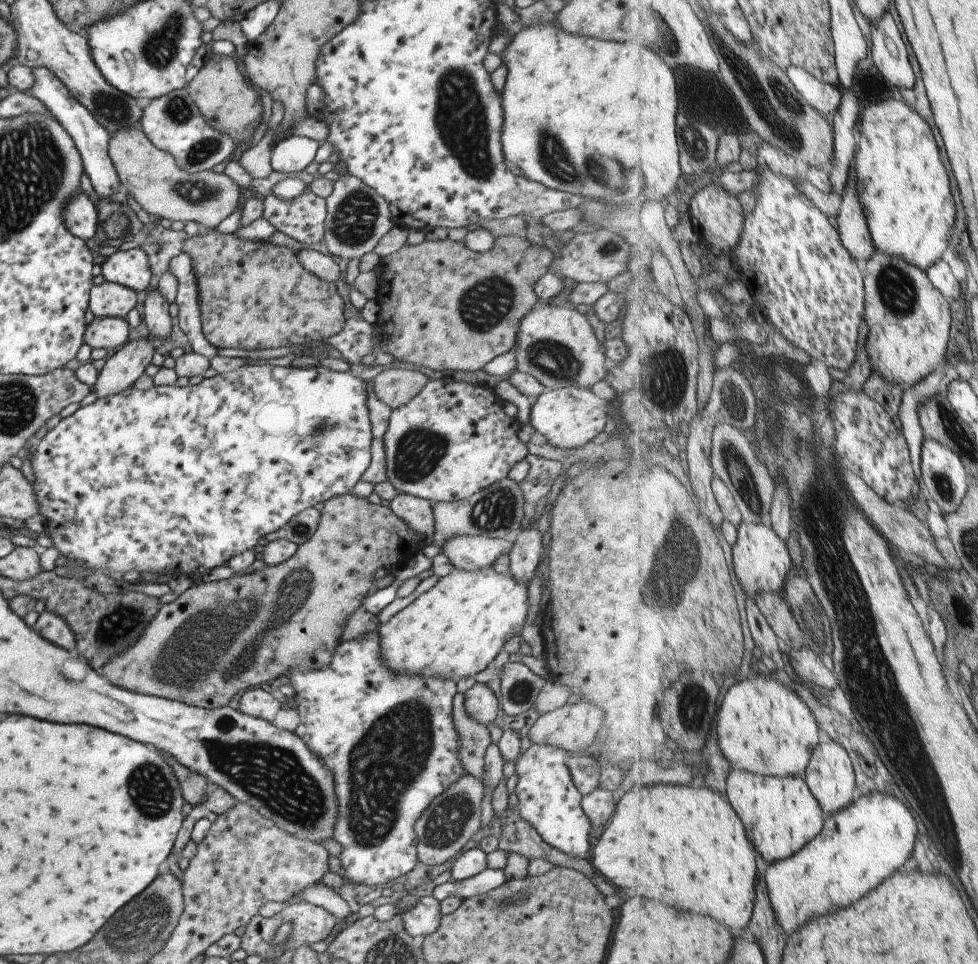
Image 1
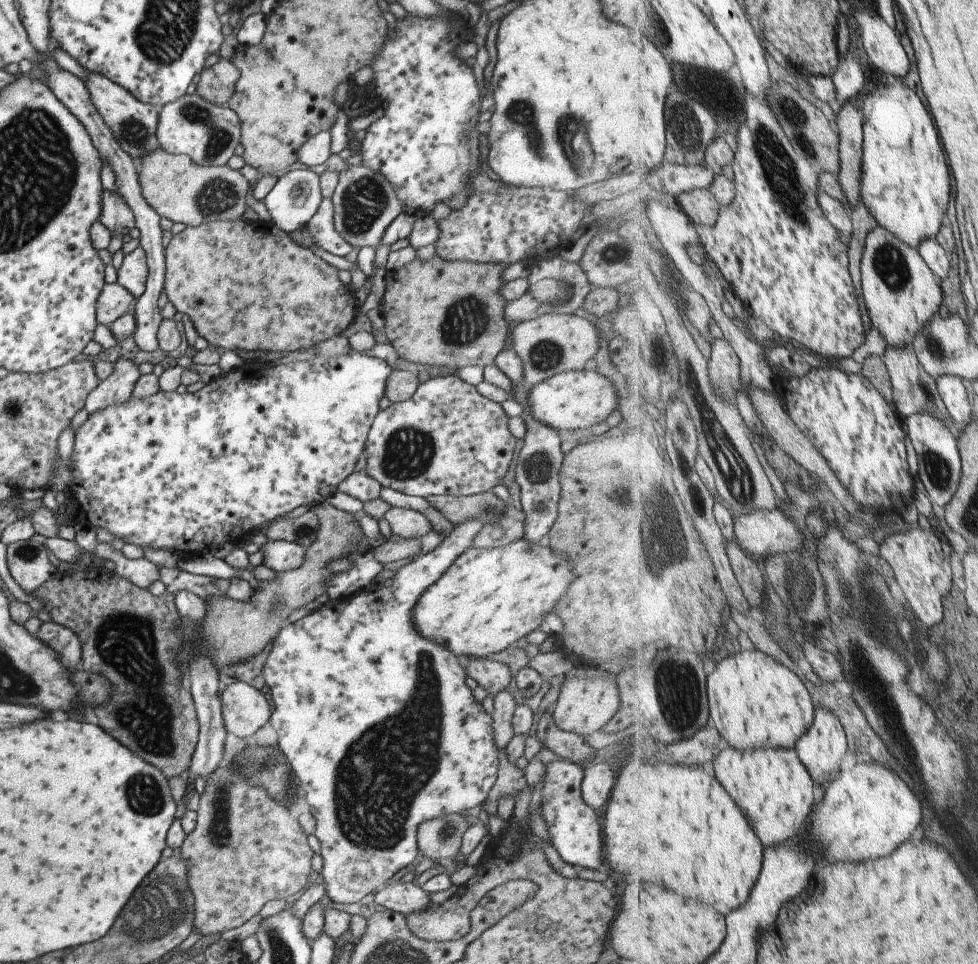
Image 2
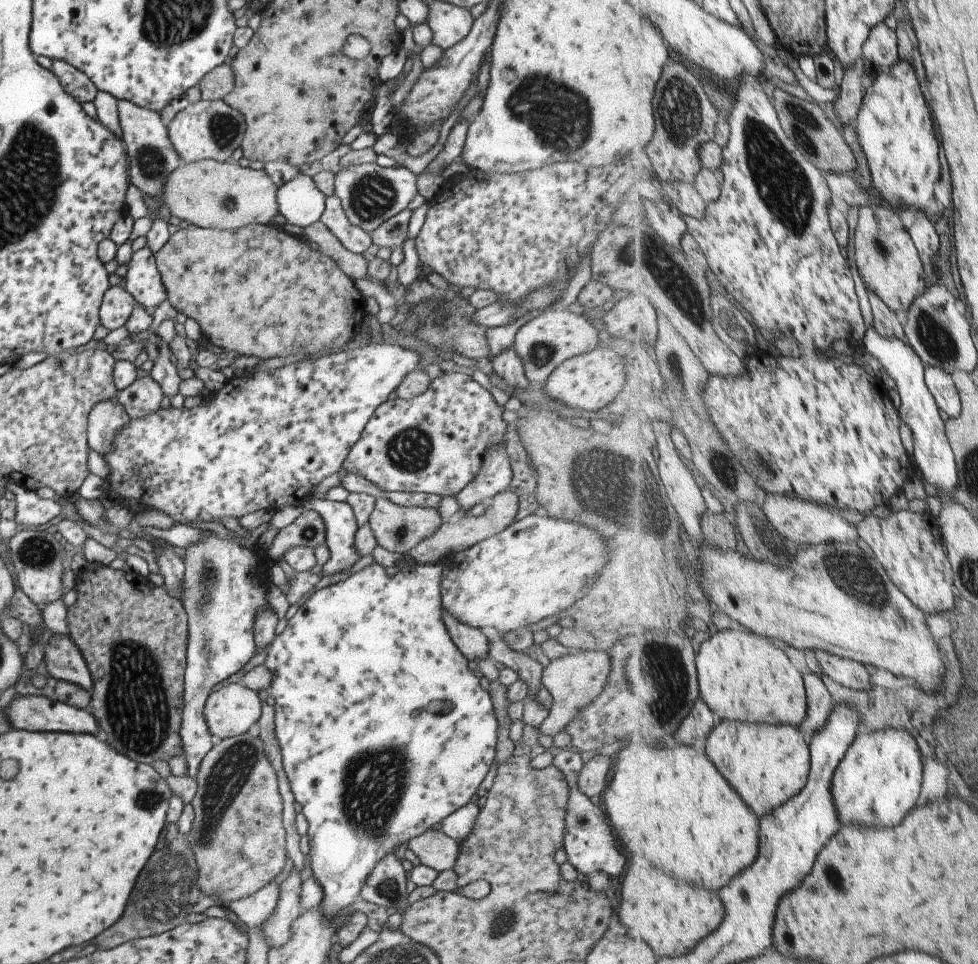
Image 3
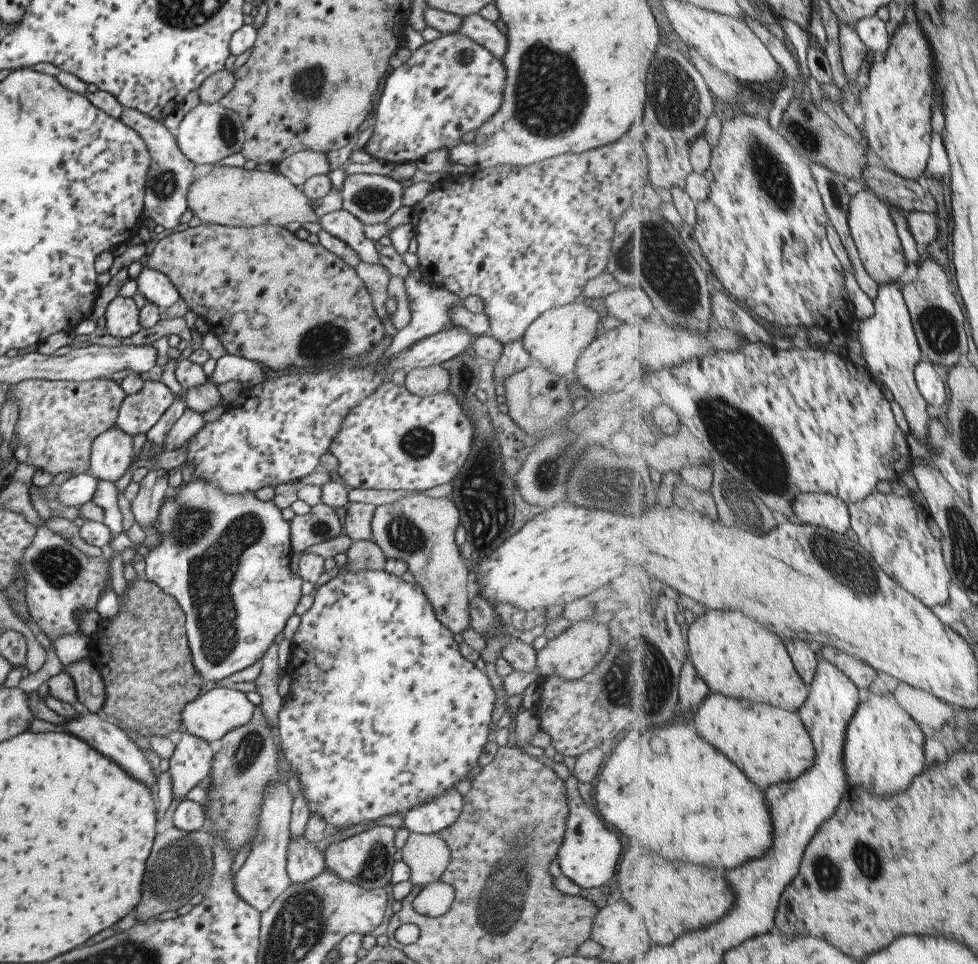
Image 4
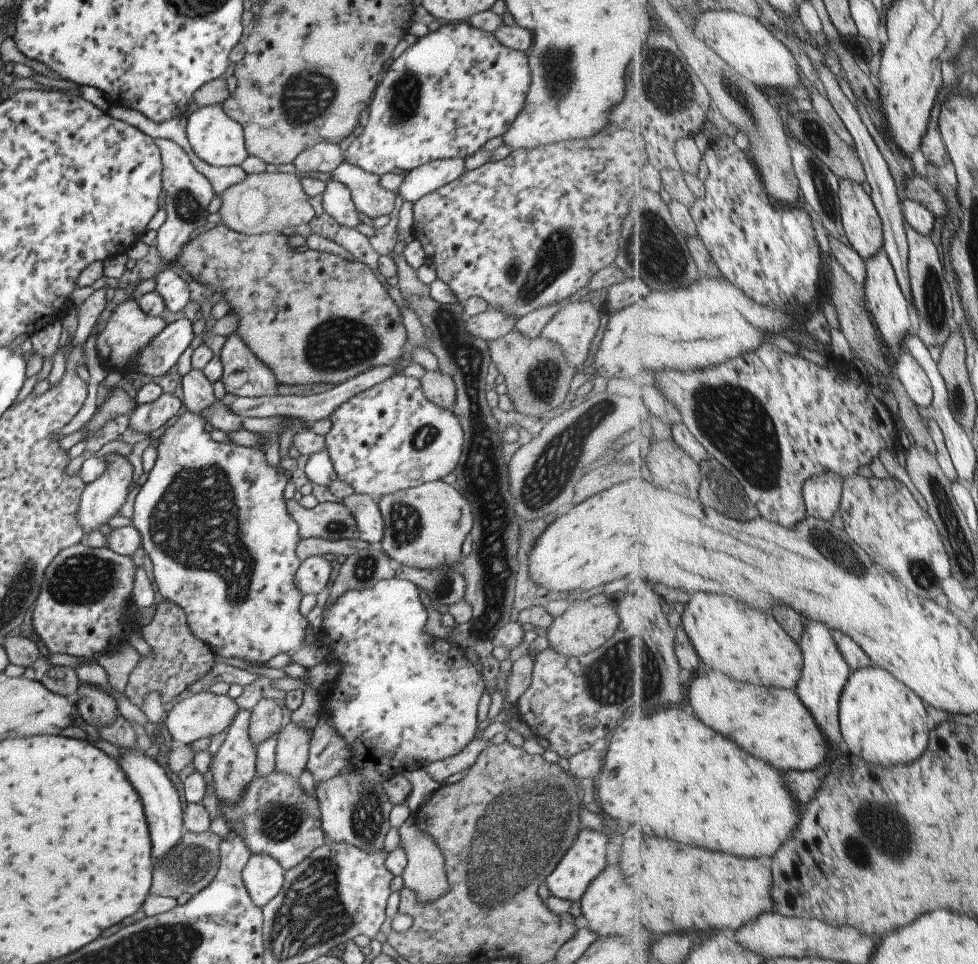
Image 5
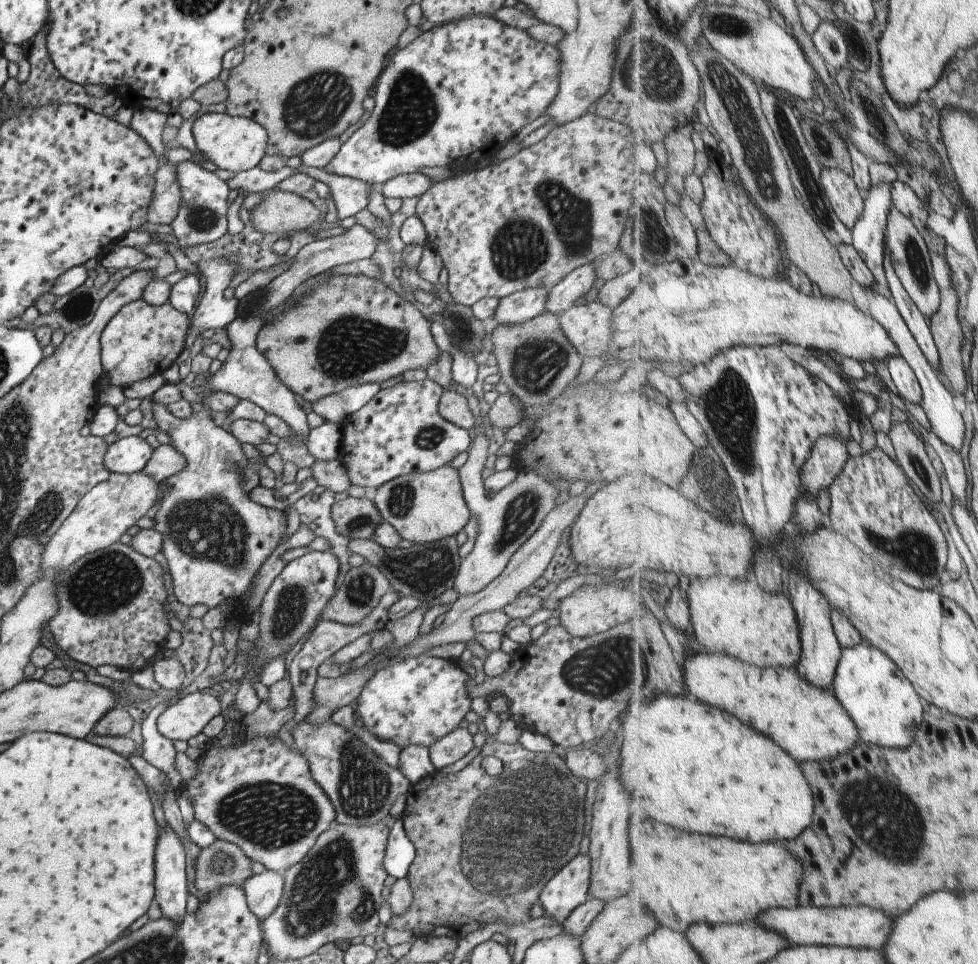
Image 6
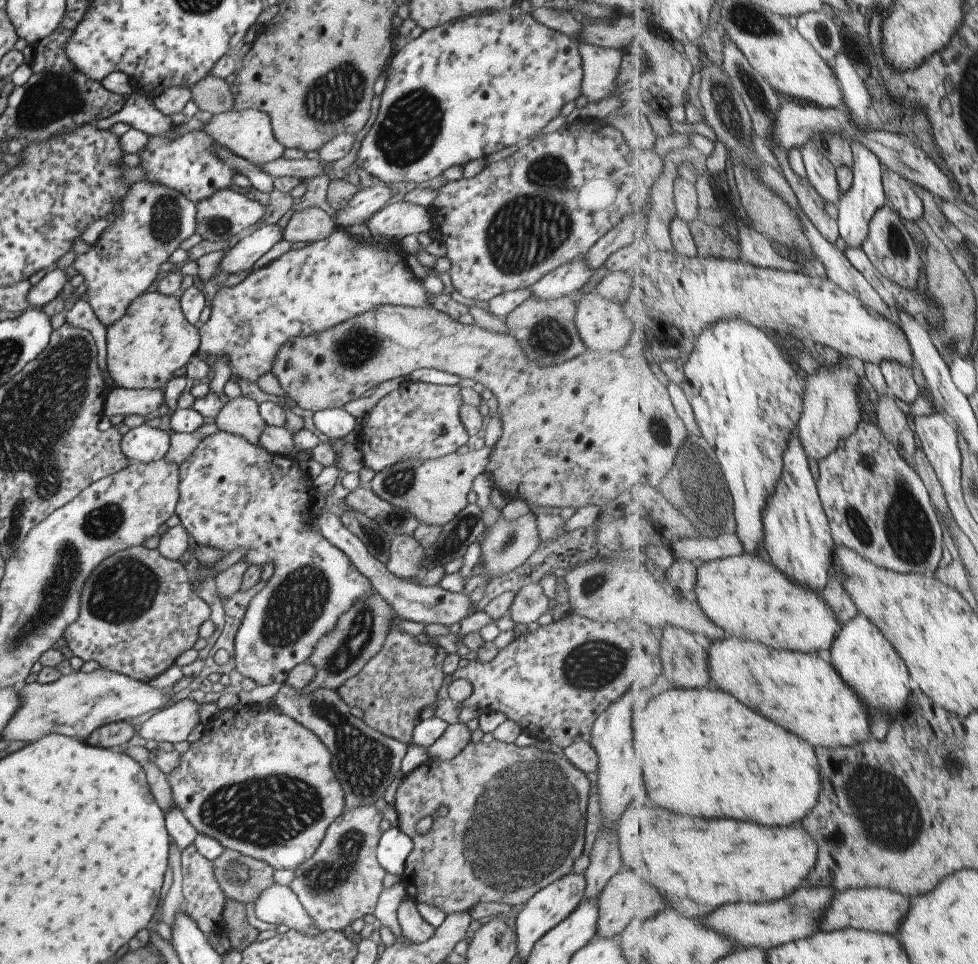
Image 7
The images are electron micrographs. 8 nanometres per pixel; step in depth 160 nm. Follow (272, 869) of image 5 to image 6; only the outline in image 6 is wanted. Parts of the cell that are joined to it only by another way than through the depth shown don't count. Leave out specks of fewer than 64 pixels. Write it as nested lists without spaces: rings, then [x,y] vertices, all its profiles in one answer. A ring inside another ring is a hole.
[[[266,869],[249,876],[243,882],[242,892],[250,913],[262,919],[271,916],[277,910],[283,886],[281,874],[271,870]]]

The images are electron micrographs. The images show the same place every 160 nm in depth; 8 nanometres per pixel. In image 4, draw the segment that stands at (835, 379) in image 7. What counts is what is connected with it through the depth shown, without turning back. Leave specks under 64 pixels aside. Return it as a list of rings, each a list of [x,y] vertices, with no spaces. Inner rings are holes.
[[[804,493],[793,503],[794,519],[803,525],[826,528],[837,534],[847,534],[852,528],[850,508],[843,499],[832,494]]]

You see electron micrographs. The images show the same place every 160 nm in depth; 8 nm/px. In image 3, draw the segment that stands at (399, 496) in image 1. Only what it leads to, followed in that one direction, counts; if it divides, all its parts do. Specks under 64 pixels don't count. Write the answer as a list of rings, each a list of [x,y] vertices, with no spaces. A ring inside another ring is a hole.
[[[375,496],[374,499],[376,501],[368,516],[368,525],[375,537],[376,544],[389,552],[404,554],[420,540],[432,535],[441,524],[441,518],[435,509],[421,506],[404,507],[378,496]]]

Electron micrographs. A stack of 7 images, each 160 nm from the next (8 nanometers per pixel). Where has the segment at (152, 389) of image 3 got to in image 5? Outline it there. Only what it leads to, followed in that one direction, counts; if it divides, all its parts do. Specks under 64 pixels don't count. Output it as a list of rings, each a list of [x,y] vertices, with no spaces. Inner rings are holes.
[[[162,392],[153,402],[135,405],[128,416],[128,427],[133,432],[151,434],[177,415],[181,402],[171,393]]]

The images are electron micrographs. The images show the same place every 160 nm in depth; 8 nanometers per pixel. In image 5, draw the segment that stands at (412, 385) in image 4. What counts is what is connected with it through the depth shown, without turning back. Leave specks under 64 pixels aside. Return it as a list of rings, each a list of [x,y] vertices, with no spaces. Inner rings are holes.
[[[425,371],[417,379],[425,398],[438,407],[452,410],[455,396],[454,382],[447,373]]]

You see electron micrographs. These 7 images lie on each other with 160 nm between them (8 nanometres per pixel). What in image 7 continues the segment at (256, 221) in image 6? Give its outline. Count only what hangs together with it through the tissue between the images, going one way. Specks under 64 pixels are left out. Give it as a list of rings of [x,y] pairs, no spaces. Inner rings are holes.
[[[311,206],[293,211],[282,231],[282,238],[293,243],[318,241],[328,237],[336,228],[333,218],[321,208]]]

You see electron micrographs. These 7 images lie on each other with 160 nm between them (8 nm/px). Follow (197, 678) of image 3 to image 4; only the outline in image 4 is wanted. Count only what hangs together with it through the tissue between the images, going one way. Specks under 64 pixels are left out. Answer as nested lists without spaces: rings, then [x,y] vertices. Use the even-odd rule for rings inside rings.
[[[193,478],[190,479],[188,483],[180,484],[179,486],[175,485],[175,489],[177,488],[177,496],[173,498],[173,500],[170,499],[164,499],[164,501],[161,503],[160,509],[158,510],[158,517],[156,523],[158,524],[153,531],[149,531],[149,534],[154,533],[155,531],[159,532],[161,534],[161,543],[155,547],[155,548],[148,548],[150,550],[149,554],[147,554],[144,557],[145,562],[145,577],[148,581],[151,581],[159,590],[162,590],[165,594],[168,594],[169,596],[172,596],[179,605],[179,608],[183,611],[184,614],[184,631],[186,634],[187,644],[190,650],[192,665],[194,668],[194,671],[197,672],[198,676],[200,677],[201,682],[207,682],[208,680],[211,680],[211,682],[217,682],[217,680],[221,680],[221,678],[225,678],[225,676],[229,676],[229,674],[235,674],[238,670],[243,670],[243,668],[247,668],[250,664],[253,664],[253,662],[257,662],[263,656],[263,653],[265,650],[267,650],[267,647],[274,642],[275,636],[281,632],[283,625],[285,624],[285,621],[289,616],[294,614],[294,608],[297,604],[297,601],[299,600],[299,597],[301,596],[301,592],[299,590],[299,586],[301,584],[301,579],[299,576],[295,573],[291,572],[291,569],[289,568],[290,565],[290,542],[289,542],[289,529],[288,529],[288,522],[283,520],[281,518],[281,513],[277,508],[274,507],[272,500],[269,502],[261,502],[255,498],[253,493],[244,493],[243,495],[226,495],[225,493],[222,493],[221,491],[218,491],[216,488],[213,488],[212,485],[208,485],[204,481],[195,480]],[[182,729],[179,741],[168,760],[171,796],[185,799],[210,773],[214,745]]]

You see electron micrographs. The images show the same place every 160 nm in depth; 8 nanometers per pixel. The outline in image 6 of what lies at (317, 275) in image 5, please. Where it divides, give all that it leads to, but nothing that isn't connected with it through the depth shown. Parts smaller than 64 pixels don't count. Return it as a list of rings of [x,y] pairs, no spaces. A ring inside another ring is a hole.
[[[333,276],[309,290],[299,302],[289,304],[271,322],[263,324],[255,338],[255,349],[263,354],[279,382],[306,402],[339,394],[359,384],[378,383],[406,370],[427,370],[441,354],[429,331],[427,318],[382,282],[367,276]]]

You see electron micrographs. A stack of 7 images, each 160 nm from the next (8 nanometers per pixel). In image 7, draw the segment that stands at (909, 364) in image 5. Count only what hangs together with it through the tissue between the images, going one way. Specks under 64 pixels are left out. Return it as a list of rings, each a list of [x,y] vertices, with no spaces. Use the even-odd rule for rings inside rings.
[[[884,361],[879,366],[890,394],[907,405],[919,398],[920,386],[914,376],[915,368],[909,368],[897,361]]]

